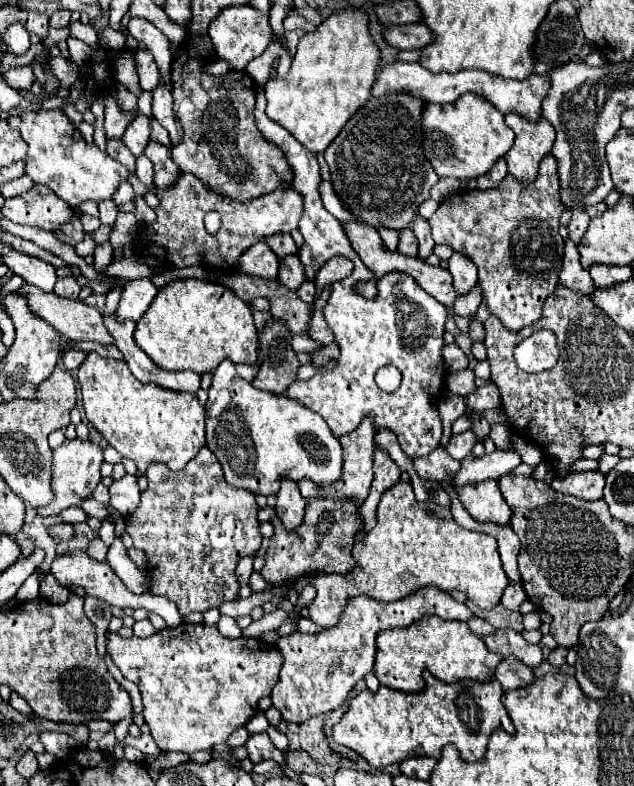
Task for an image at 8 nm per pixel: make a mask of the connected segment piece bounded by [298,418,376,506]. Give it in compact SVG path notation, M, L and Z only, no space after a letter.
M364 418L362 424L358 426L358 430L354 430L354 434L346 434L340 438L342 442L342 450L344 450L344 474L338 480L338 484L328 486L328 488L320 488L314 486L314 482L310 480L302 480L300 486L300 494L304 496L304 500L310 498L340 498L340 500L354 500L354 504L362 504L366 500L366 494L370 490L370 482L372 482L372 454L374 454L374 426L370 426L370 418Z

